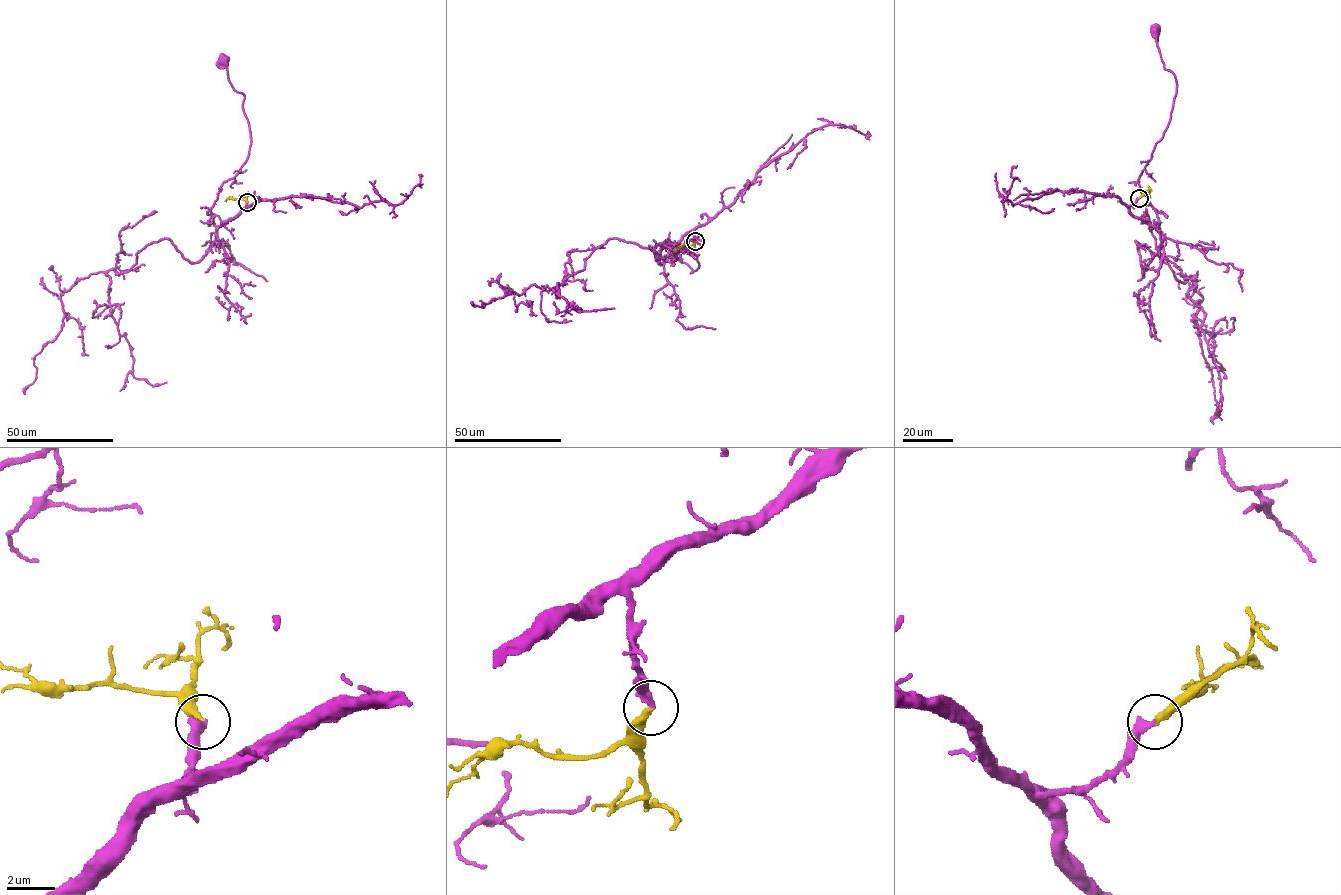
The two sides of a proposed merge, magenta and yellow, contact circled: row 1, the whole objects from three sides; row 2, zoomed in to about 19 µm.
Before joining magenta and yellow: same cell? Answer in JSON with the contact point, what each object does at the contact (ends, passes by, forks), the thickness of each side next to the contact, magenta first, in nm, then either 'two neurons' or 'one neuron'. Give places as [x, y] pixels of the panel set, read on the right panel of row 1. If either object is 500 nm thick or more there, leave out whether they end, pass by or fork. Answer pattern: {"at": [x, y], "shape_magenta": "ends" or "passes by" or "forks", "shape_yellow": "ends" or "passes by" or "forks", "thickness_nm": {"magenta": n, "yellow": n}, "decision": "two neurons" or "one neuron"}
{"at": [1139, 198], "shape_magenta": "ends", "shape_yellow": "ends", "thickness_nm": {"magenta": 360, "yellow": 320}, "decision": "one neuron"}

